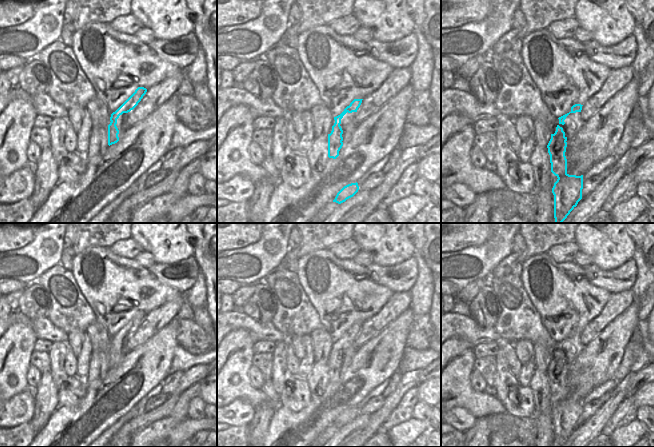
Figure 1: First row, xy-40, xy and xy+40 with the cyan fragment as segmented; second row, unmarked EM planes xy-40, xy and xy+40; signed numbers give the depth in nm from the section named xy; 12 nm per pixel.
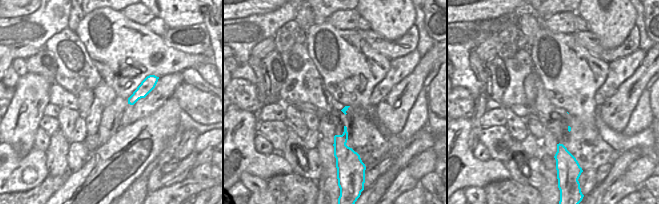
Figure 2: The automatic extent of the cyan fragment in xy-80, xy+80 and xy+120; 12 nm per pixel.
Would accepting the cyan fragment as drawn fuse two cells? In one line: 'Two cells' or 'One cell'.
One cell.

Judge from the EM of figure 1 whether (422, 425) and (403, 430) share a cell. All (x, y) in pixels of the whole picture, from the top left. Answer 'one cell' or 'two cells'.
one cell

